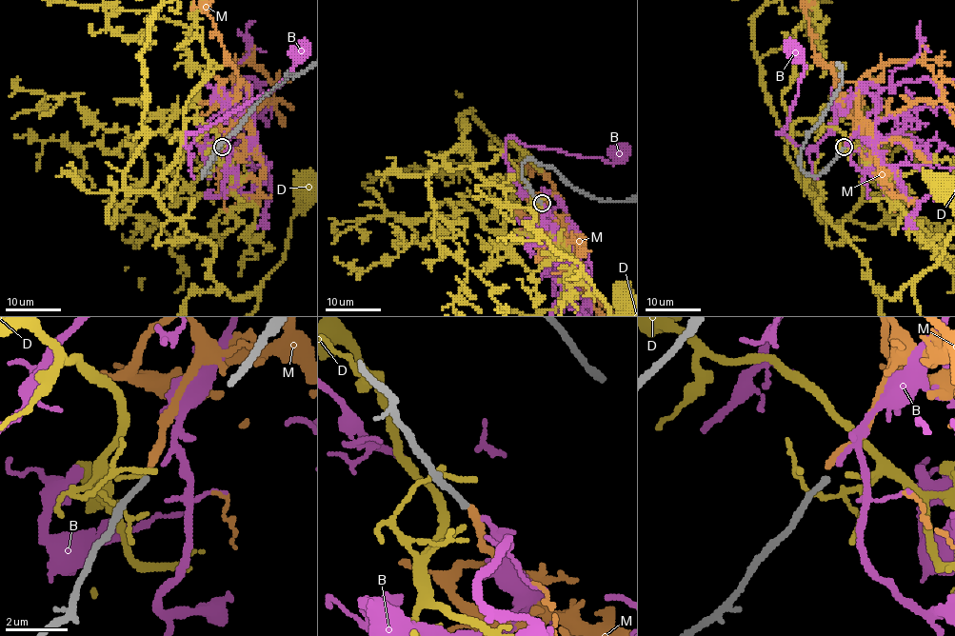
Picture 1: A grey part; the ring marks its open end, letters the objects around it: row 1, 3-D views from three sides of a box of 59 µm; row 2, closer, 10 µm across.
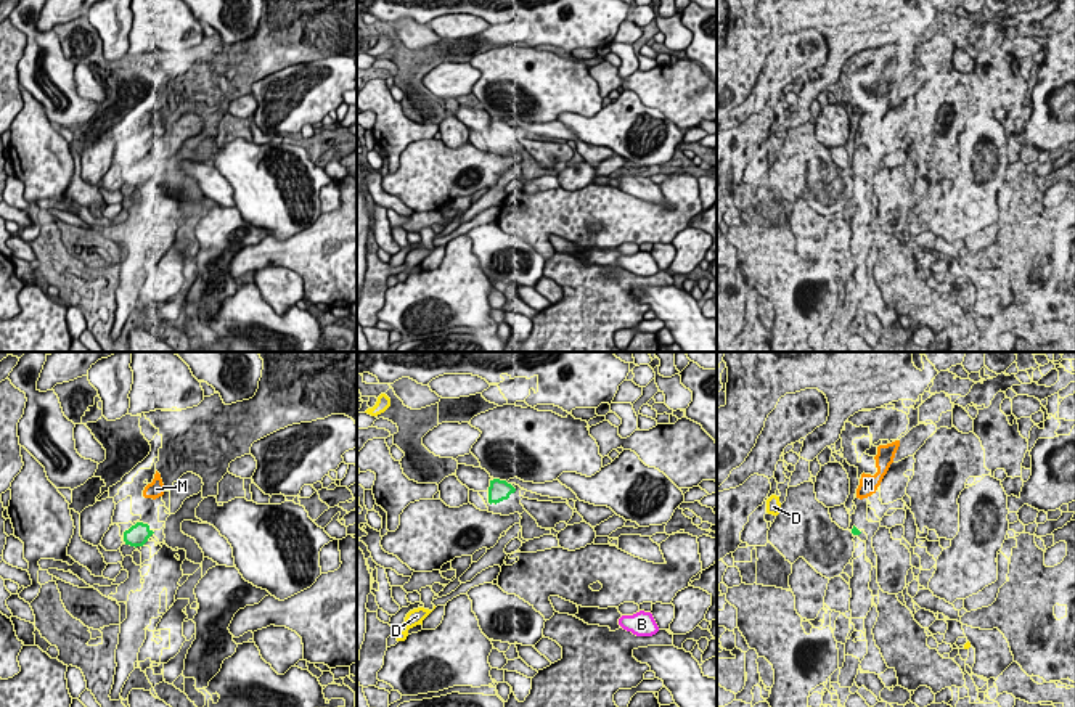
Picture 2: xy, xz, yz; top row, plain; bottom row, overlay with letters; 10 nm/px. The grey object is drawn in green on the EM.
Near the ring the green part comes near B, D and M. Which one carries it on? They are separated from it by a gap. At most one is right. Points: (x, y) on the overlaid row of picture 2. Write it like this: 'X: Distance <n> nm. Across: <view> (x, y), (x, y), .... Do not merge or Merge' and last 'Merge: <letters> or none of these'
B: Distance 1650 nm. Across: xz (506, 498), (622, 616). Do not merge
D: Distance 750 nm. Across: yz (852, 529), (780, 510). Do not merge
M: Distance 260 nm. Across: xy (142, 523), (145, 497). Do not merge
Merge: none of these

